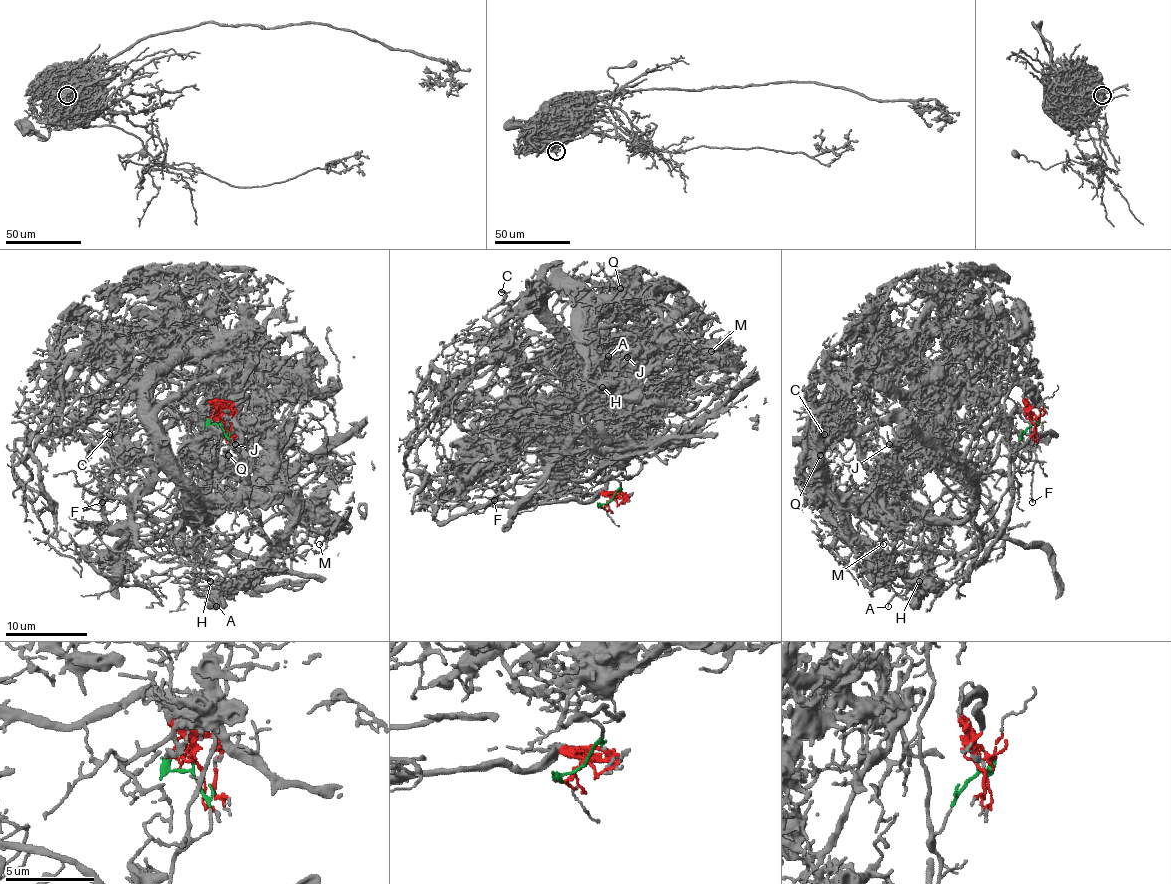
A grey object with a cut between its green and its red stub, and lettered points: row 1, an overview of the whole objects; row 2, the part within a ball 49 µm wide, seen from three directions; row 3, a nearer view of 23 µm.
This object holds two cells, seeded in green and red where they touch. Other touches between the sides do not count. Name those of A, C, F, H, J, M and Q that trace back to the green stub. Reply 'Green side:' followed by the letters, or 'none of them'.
Green side: F

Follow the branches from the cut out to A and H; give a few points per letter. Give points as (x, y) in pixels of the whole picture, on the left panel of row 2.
A: (221, 421), (201, 390), (67, 390), (141, 456), (211, 464), (217, 606)
H: (221, 421), (201, 390), (67, 390), (114, 409), (141, 456), (211, 464), (211, 581)

